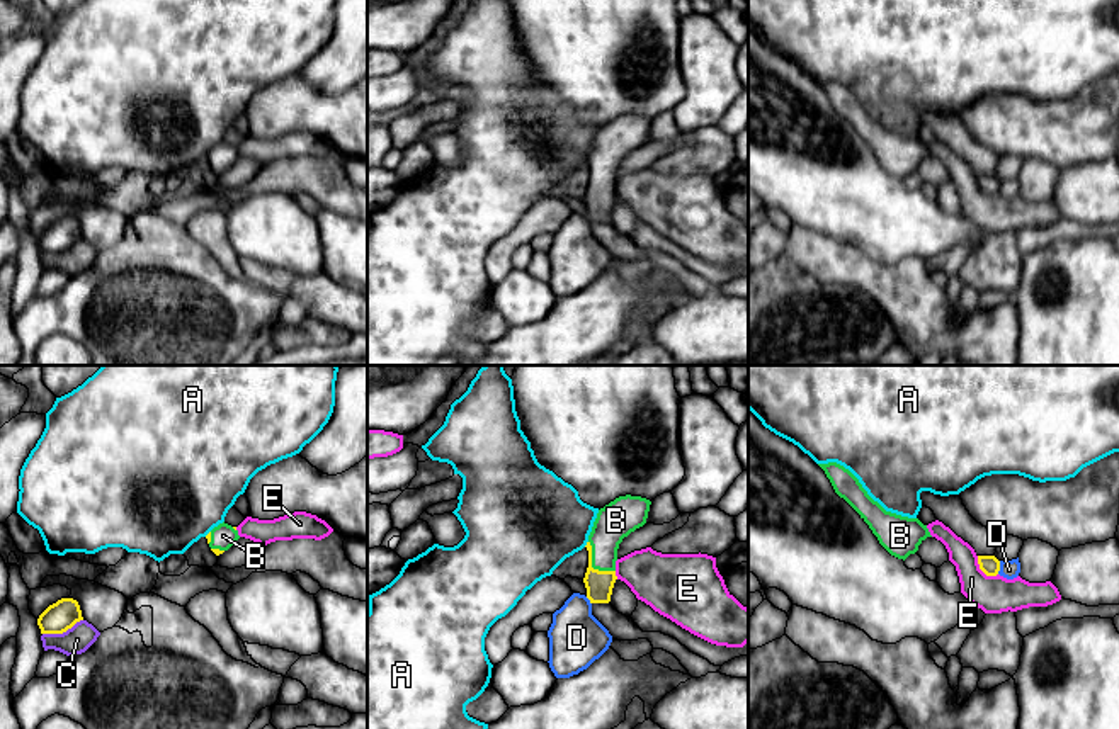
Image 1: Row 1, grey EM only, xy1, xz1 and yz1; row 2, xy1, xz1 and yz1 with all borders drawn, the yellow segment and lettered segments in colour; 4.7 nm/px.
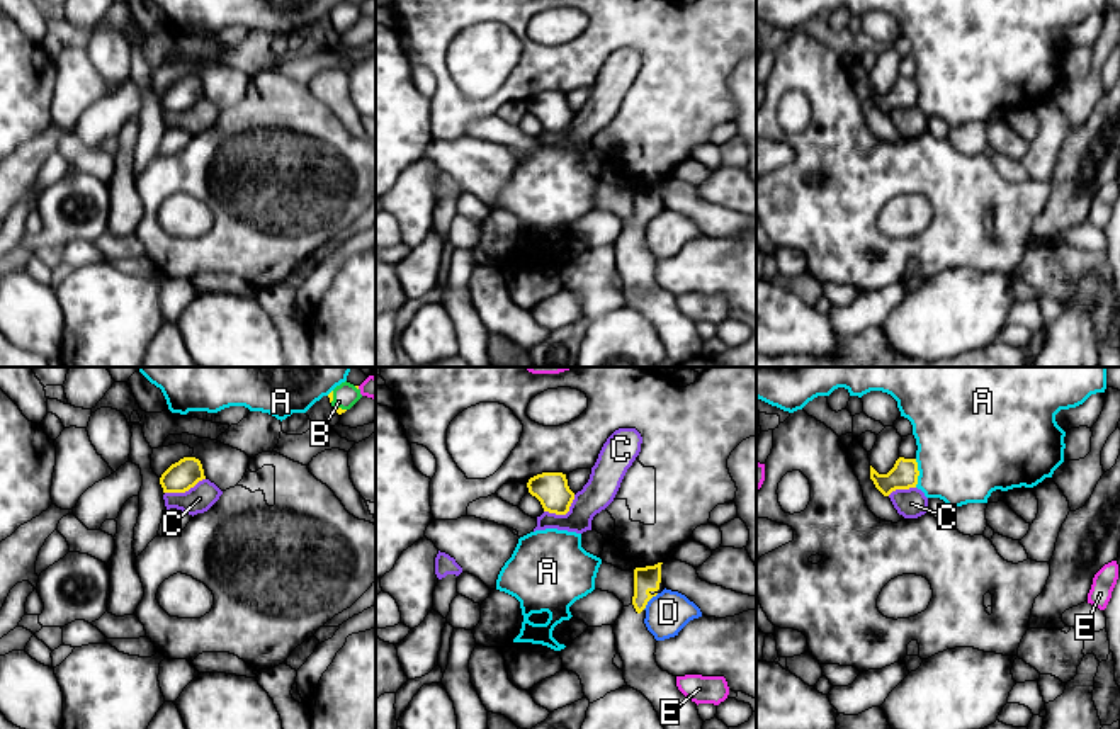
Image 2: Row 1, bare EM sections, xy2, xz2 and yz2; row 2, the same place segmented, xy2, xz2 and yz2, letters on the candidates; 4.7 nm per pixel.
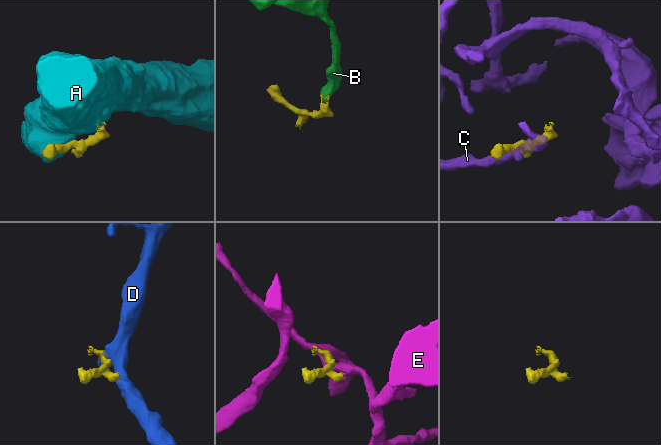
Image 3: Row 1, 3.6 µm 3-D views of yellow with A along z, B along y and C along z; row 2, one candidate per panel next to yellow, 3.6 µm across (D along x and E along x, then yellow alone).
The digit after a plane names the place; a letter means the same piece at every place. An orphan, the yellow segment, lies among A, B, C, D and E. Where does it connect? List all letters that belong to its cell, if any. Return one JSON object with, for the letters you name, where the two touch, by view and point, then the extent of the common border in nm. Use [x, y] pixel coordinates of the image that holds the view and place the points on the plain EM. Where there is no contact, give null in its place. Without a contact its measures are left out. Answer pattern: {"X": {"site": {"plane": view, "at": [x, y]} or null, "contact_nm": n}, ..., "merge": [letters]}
{"B": {"site": {"plane": "xz1", "at": [590, 184]}, "contact_nm": 200}, "merge": ["B"]}

